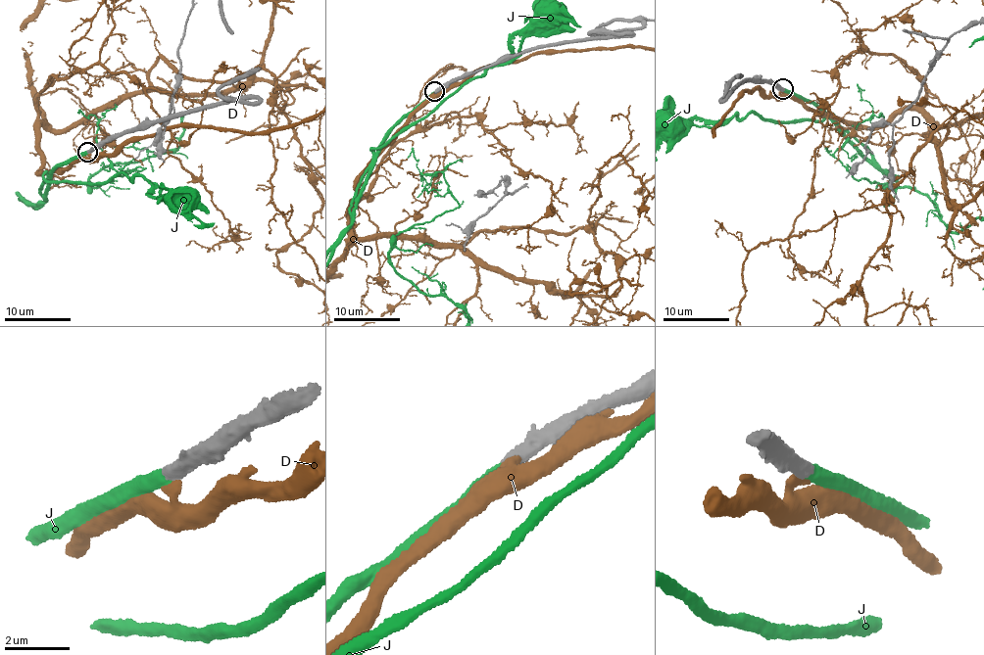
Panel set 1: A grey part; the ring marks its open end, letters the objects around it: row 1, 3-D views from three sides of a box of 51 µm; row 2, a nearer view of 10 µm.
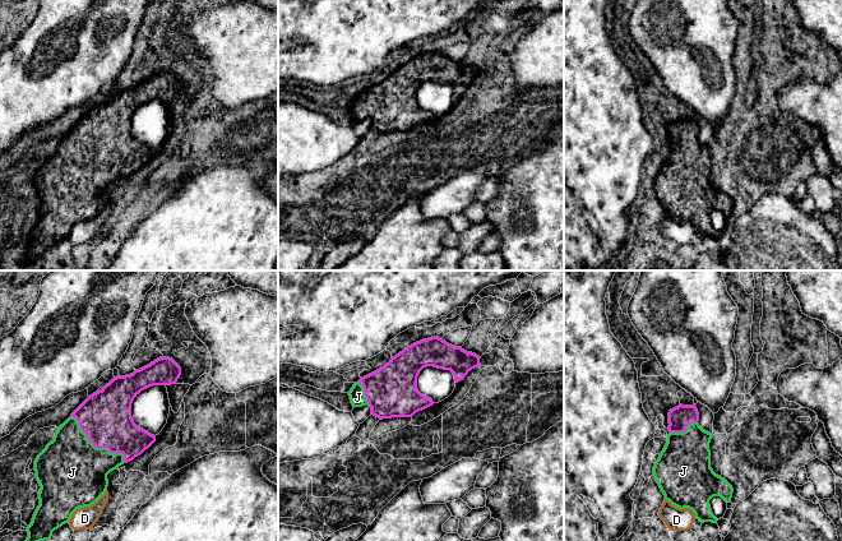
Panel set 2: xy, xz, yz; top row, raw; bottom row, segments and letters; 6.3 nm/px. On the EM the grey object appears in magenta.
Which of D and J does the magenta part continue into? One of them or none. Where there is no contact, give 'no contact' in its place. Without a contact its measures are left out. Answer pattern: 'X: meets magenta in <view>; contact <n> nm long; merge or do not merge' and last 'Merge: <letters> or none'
D: no contact; do not merge
J: meets magenta in xy; contact 440 nm long; merge
Merge: J

